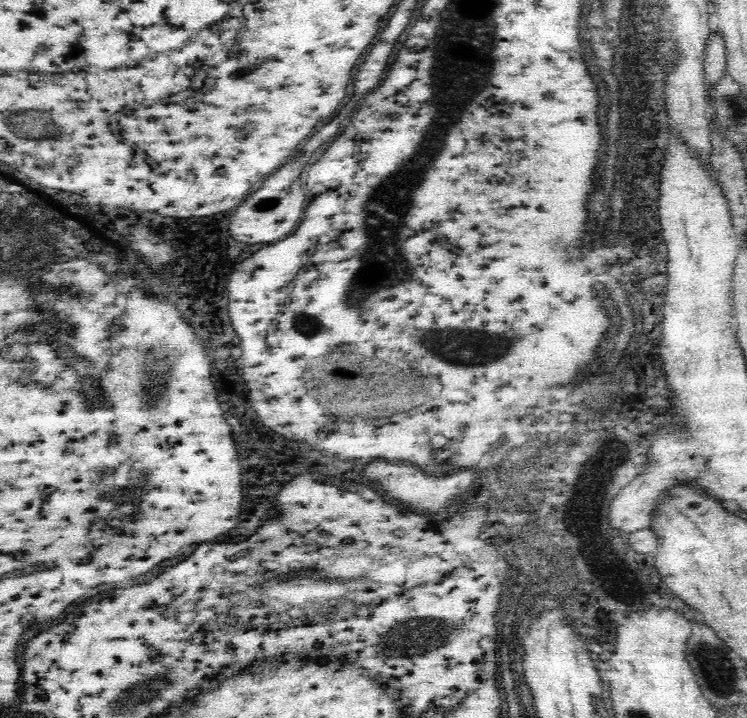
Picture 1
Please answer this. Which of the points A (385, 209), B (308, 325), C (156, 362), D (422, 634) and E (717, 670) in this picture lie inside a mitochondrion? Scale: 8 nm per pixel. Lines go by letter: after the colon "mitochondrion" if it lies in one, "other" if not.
A: mitochondrion
B: mitochondrion
C: mitochondrion
D: mitochondrion
E: mitochondrion

